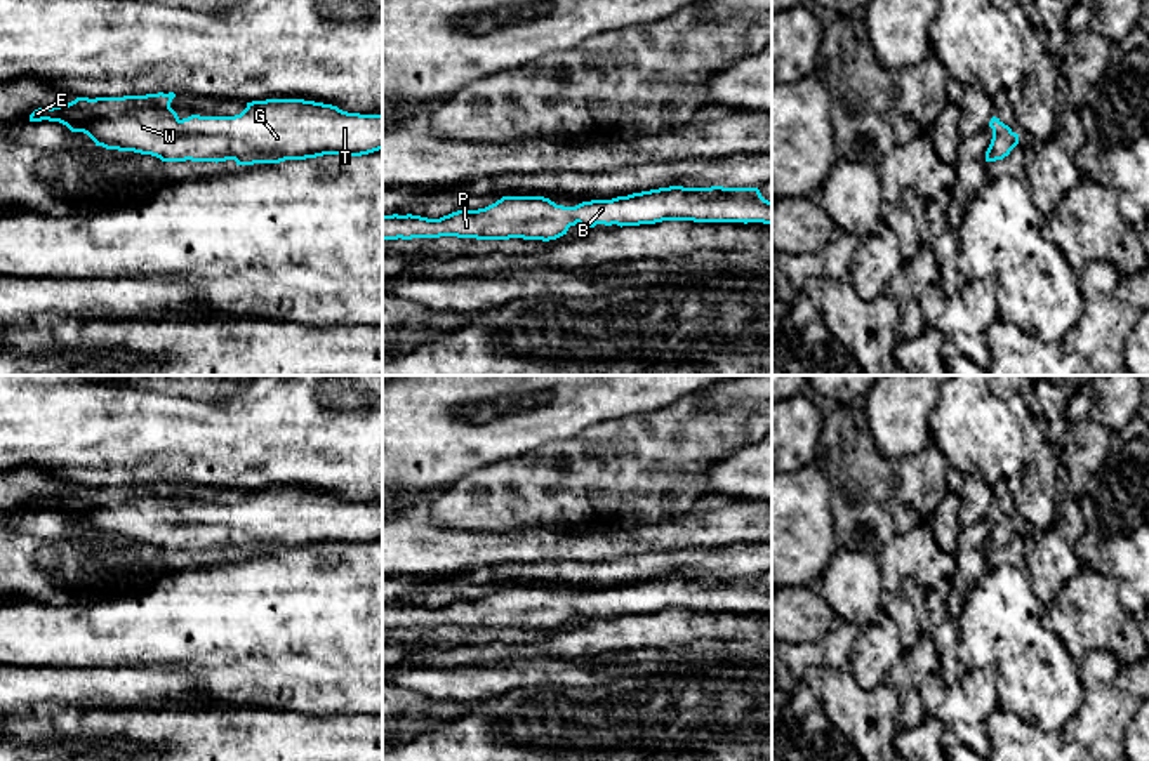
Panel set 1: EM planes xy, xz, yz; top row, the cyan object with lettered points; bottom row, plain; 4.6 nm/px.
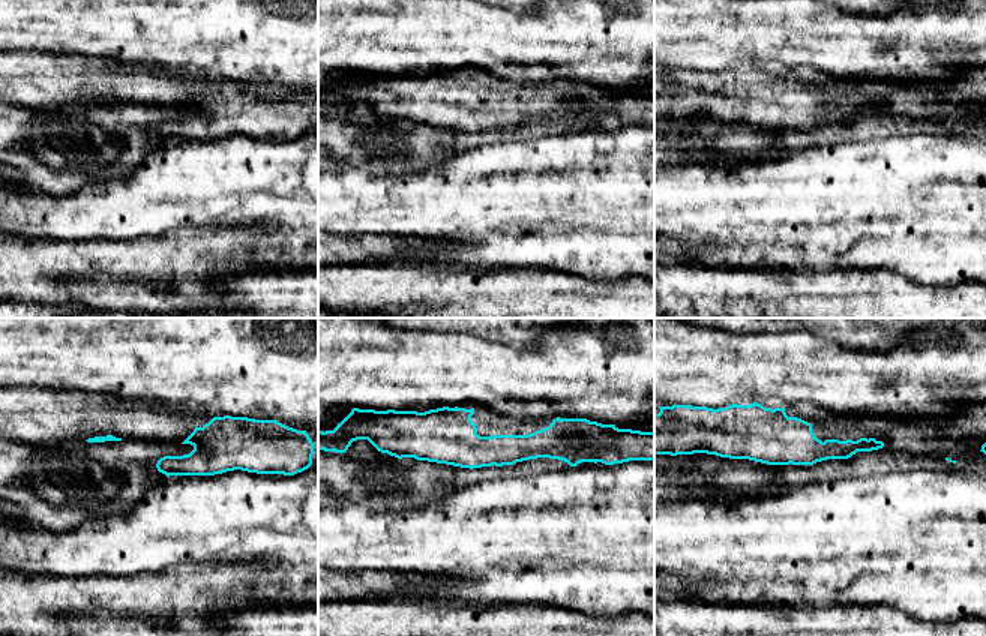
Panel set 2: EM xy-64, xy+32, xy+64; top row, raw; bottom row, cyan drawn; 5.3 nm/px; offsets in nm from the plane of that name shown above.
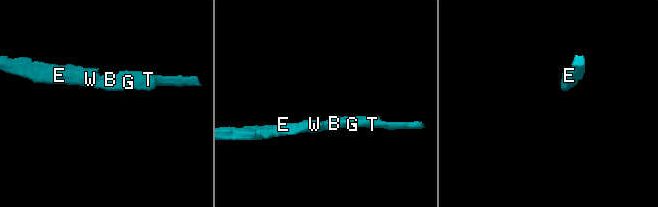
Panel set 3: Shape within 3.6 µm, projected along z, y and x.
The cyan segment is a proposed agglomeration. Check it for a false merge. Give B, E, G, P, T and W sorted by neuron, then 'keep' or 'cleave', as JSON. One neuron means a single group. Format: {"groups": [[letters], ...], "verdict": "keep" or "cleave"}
{"groups": [["B", "E", "G", "P", "T", "W"]], "verdict": "keep"}

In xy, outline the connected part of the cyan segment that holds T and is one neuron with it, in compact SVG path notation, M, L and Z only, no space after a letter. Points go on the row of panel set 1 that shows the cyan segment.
M174 92L76 97L68 104L35 109L30 122L59 122L71 132L87 134L96 146L151 155L162 162L235 160L236 165L254 165L323 155L362 156L382 149L382 115L348 113L332 104L304 99L266 99L247 103L247 108L235 116L191 115L181 120L170 108L174 97Z

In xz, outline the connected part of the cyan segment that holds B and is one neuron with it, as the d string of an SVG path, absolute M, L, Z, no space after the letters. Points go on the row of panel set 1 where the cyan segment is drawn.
M669 186L575 207L556 205L544 196L502 196L485 208L457 210L440 219L382 215L382 240L457 236L549 242L567 235L577 222L584 228L622 228L662 221L772 224L772 202L758 188L723 186Z

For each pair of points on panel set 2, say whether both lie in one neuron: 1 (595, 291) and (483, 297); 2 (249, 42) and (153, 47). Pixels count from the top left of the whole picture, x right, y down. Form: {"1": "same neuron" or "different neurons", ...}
{"1": "same neuron", "2": "same neuron"}

